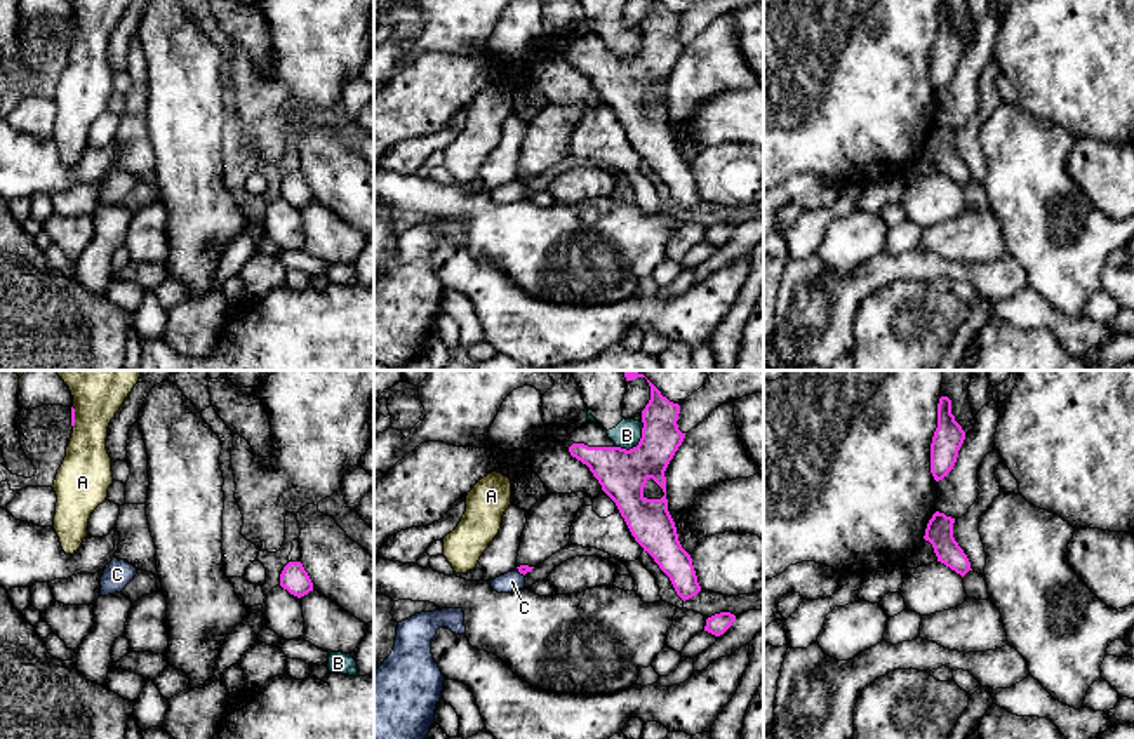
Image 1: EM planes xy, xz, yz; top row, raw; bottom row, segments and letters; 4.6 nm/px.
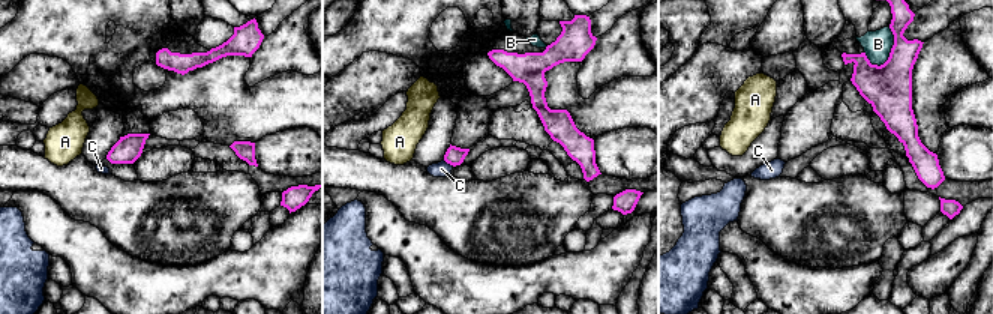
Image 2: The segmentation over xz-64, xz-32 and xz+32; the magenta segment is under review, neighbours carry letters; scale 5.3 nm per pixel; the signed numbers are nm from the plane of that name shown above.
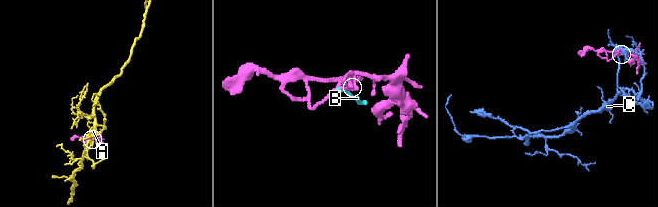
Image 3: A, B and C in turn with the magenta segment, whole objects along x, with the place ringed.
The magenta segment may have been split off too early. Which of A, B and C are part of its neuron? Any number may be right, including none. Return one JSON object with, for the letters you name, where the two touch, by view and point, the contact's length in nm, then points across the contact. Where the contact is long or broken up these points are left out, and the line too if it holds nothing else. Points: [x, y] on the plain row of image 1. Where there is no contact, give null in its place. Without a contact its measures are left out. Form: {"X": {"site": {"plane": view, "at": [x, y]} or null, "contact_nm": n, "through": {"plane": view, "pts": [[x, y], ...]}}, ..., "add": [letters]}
{"add": []}

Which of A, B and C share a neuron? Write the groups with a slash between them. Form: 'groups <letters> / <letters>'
groups A / B / C

